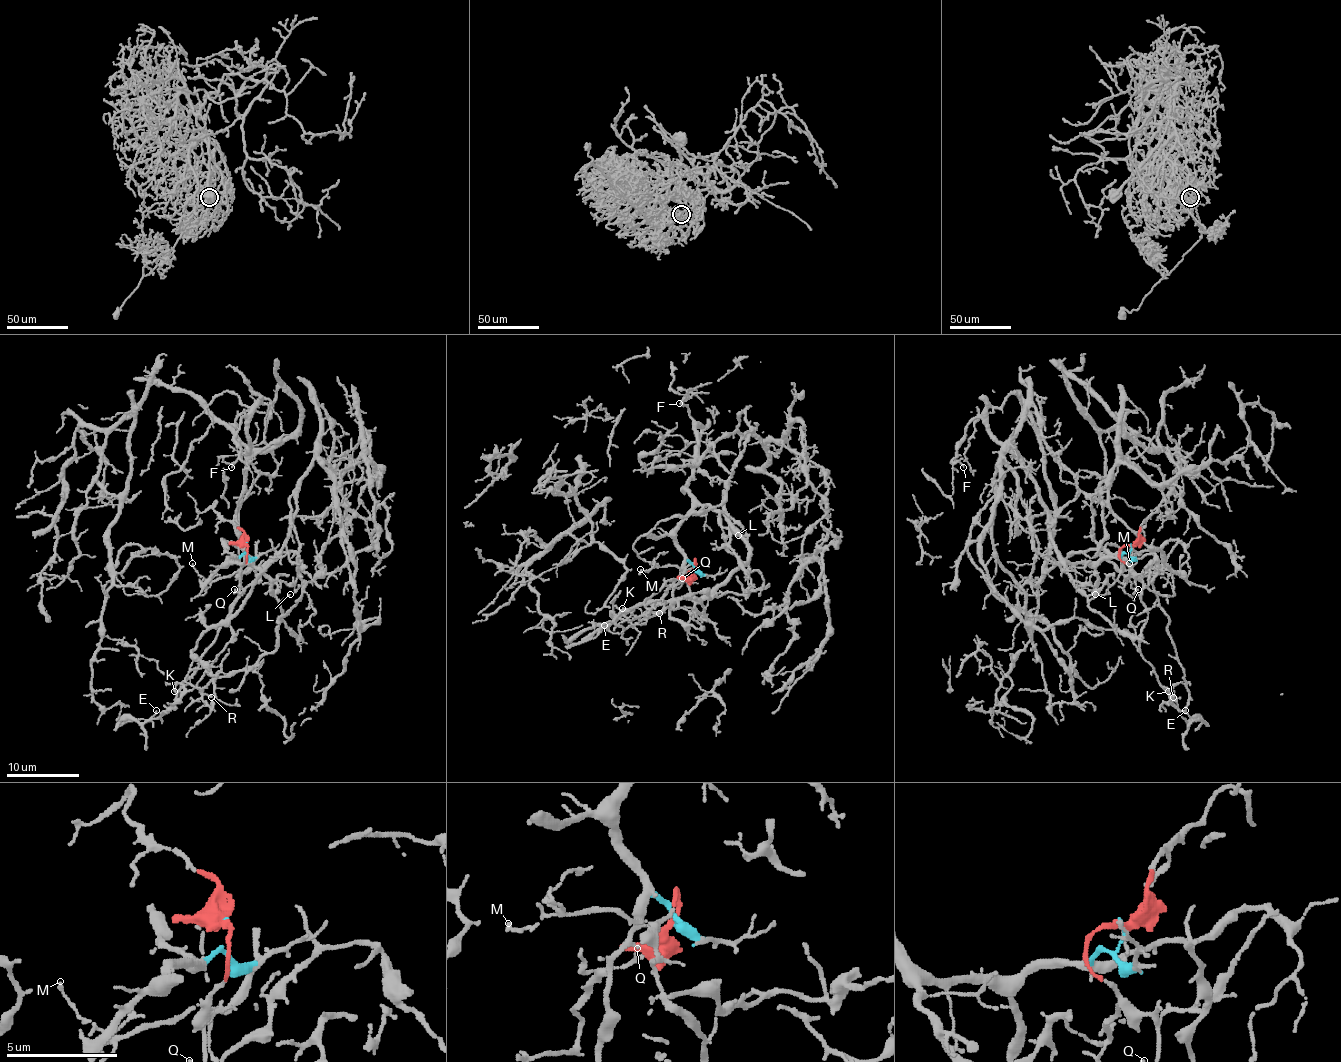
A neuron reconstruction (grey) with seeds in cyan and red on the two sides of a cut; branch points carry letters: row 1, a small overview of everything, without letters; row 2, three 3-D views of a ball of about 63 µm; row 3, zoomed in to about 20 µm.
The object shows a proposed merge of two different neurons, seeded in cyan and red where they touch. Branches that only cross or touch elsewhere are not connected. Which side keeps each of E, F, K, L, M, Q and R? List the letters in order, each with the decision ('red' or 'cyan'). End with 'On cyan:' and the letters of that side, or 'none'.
E: red
F: cyan
K: red
L: cyan
M: red
Q: red
R: red
On cyan: F, L

